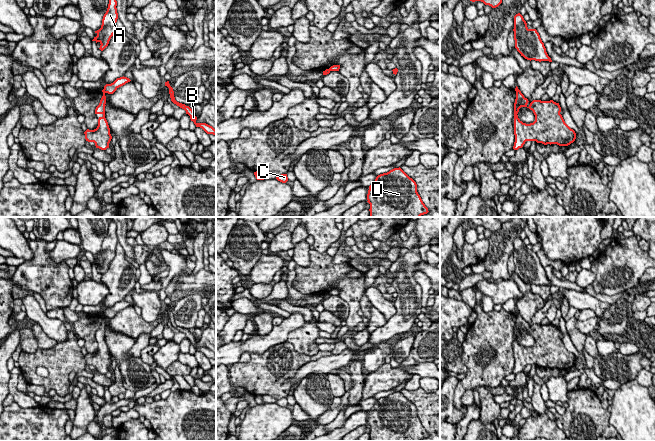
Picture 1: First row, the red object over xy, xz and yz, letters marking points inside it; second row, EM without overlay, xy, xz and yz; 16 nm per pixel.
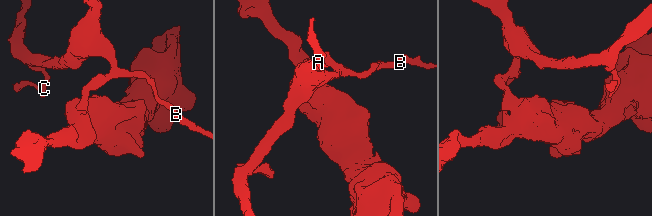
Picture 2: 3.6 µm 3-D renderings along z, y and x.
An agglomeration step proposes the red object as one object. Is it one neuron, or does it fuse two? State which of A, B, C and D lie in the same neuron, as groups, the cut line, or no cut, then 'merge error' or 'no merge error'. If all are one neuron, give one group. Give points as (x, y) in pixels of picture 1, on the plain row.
A B C / D | xy (103, 313), (105, 316) | merge error

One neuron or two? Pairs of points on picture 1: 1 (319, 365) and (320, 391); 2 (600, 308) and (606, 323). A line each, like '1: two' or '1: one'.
1: two
2: two

